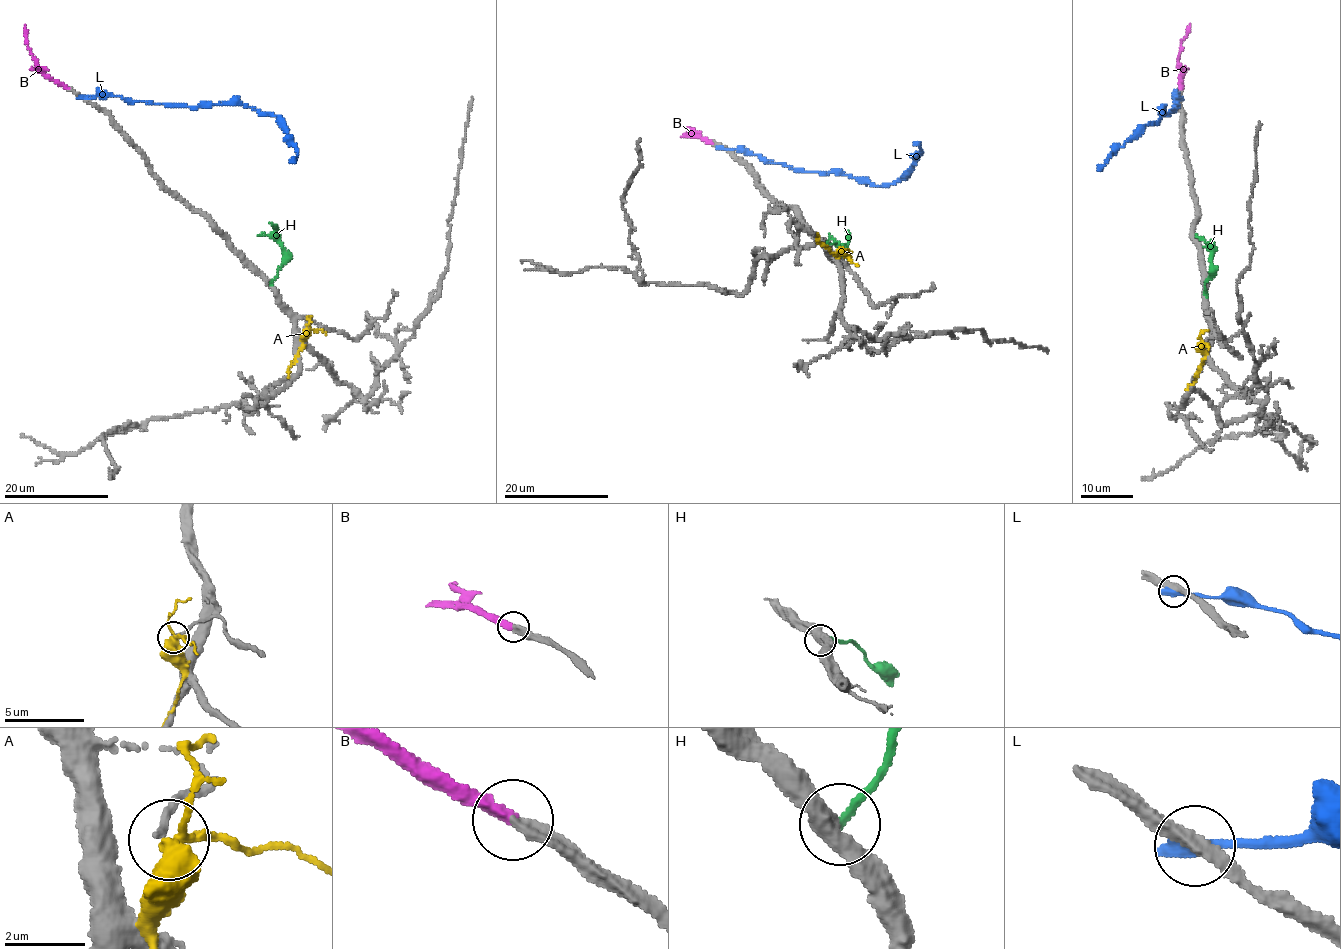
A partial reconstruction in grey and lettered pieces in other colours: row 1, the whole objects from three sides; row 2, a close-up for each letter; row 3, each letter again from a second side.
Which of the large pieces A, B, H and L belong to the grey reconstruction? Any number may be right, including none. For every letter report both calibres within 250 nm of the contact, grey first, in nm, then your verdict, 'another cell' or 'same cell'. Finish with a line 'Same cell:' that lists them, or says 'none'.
A: calibres 170 and 360 nm; another cell
B: calibres 300 and 300 nm; same cell
H: calibres 500 and 220 nm; another cell
L: calibres 320 and 460 nm; another cell
Same cell: B

